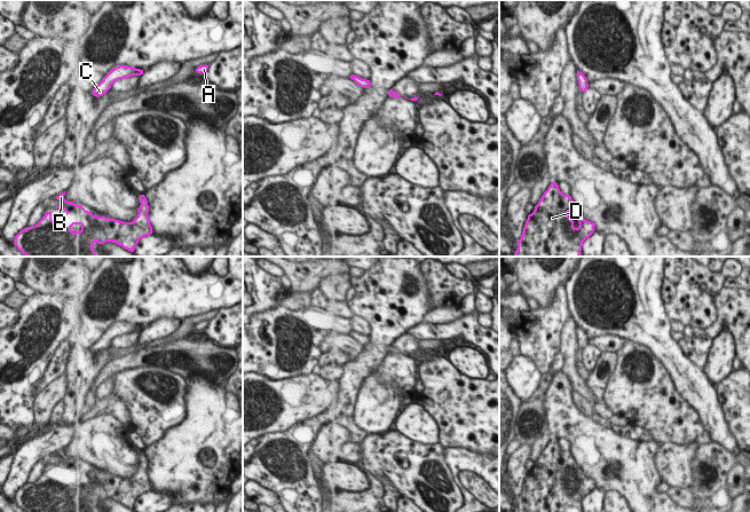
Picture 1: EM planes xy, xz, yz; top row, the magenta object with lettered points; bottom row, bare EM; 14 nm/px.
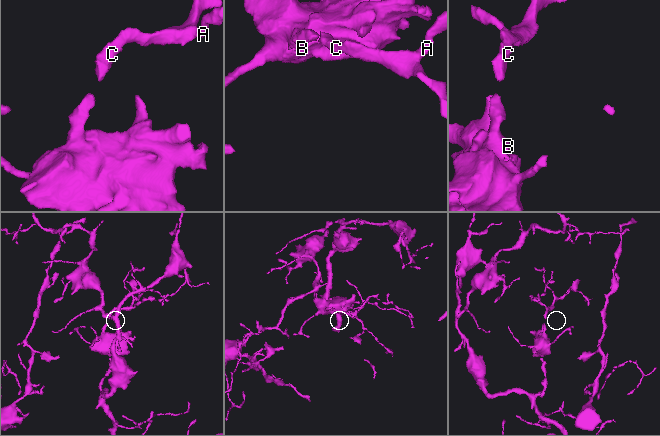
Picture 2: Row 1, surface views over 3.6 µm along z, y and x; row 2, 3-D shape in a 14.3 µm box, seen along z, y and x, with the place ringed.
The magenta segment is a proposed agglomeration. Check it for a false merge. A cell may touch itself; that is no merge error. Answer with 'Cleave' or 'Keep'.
Keep.

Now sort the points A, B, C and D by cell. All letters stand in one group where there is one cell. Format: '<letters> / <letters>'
A B C D

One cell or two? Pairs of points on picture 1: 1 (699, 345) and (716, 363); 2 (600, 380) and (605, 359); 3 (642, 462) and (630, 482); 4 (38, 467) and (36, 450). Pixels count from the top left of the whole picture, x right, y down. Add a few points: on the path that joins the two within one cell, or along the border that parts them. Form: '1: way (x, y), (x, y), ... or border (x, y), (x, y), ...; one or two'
1: border (713, 339), (707, 364), (702, 369); two
2: way (597, 375), (597, 368), (600, 364); one
3: way (638, 466), (633, 471), (633, 478); one
4: border (41, 458), (33, 465), (25, 482); two

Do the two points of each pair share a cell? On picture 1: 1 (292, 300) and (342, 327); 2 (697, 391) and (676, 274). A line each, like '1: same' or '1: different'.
1: different
2: different

